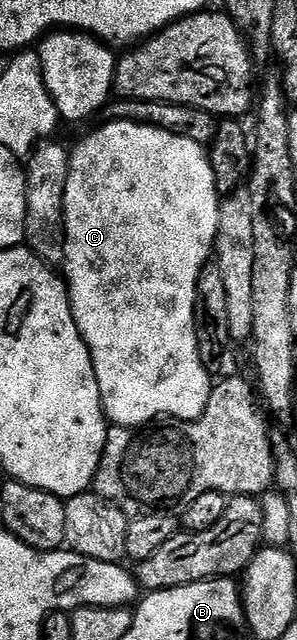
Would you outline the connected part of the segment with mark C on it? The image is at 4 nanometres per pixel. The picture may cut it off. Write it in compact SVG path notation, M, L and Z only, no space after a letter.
M111 119L110 124L106 124L103 128L95 130L91 136L86 136L79 142L70 152L70 173L68 174L68 182L66 183L66 193L64 194L64 214L66 215L66 258L64 261L64 279L70 289L70 305L72 306L72 314L76 326L80 330L80 334L84 338L84 342L90 351L92 358L92 366L96 370L96 382L100 386L100 398L102 399L102 408L106 411L107 421L111 425L121 426L123 428L138 428L146 426L149 420L154 420L157 416L170 416L171 421L181 422L183 420L196 420L202 417L206 407L208 406L208 398L210 397L210 389L212 387L211 373L206 371L204 362L200 362L200 350L198 349L198 339L196 338L194 307L198 303L198 283L200 282L200 274L204 270L206 264L211 263L212 257L215 255L214 243L218 238L218 227L220 226L220 197L216 190L216 178L212 174L212 166L207 149L203 145L192 142L189 138L180 138L176 134L172 134L168 130L160 130L153 128L147 124L137 124L131 120Z

